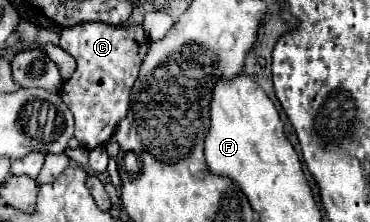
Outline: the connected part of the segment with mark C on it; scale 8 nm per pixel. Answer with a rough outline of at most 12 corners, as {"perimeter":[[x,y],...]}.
{"perimeter":[[140,24],[60,28],[76,140],[104,146],[142,66]]}

